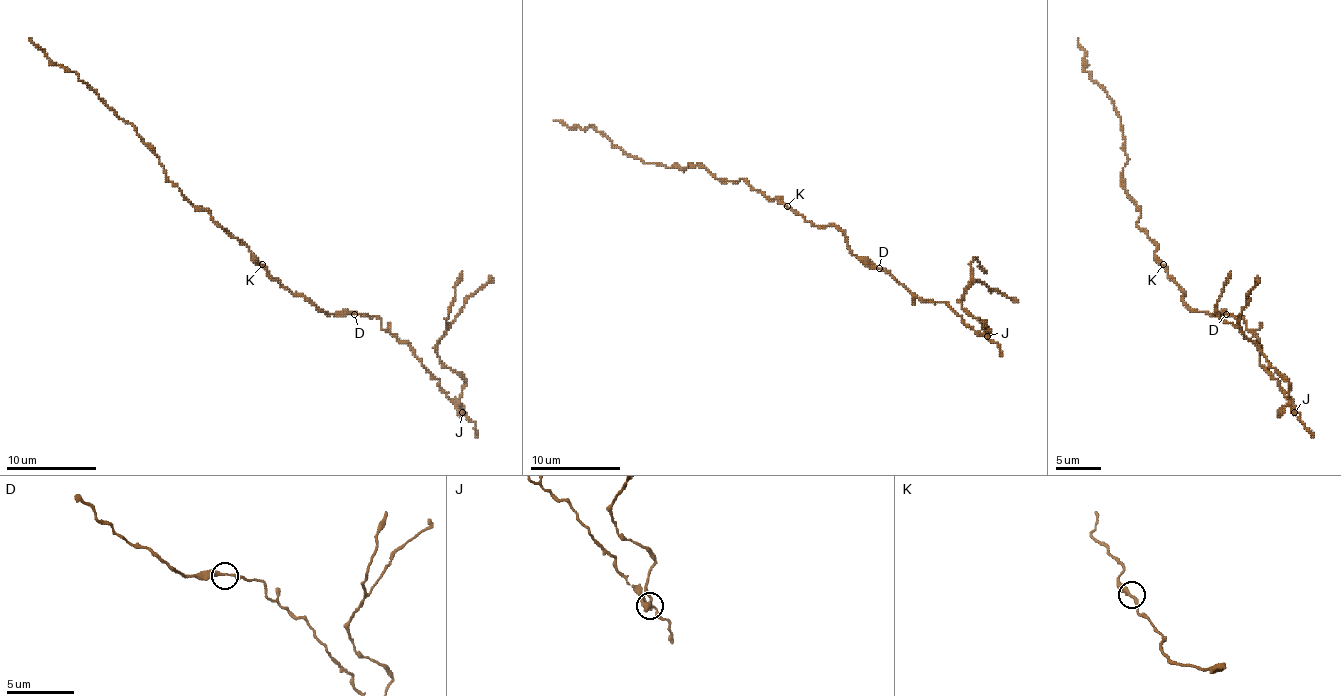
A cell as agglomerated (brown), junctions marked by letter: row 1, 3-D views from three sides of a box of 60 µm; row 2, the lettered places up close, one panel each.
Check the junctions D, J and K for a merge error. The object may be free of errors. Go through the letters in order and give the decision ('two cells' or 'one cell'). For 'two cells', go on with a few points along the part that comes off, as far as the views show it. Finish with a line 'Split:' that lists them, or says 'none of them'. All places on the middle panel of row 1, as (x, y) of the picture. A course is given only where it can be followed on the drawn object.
D: one cell
J: two cells; course (986, 336), (984, 331), (989, 329), (962, 306), (962, 295), (971, 282), (971, 264), (975, 259), (986, 273)
K: one cell
Split: J

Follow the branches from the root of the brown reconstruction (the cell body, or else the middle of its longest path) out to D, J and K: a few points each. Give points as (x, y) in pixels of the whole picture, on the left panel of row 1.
D: (305, 296), (327, 314), (354, 314)
J: (305, 296), (327, 314), (368, 314), (379, 318), (383, 329), (410, 347), (462, 412)
K: (305, 296), (296, 296), (285, 289), (262, 264)

